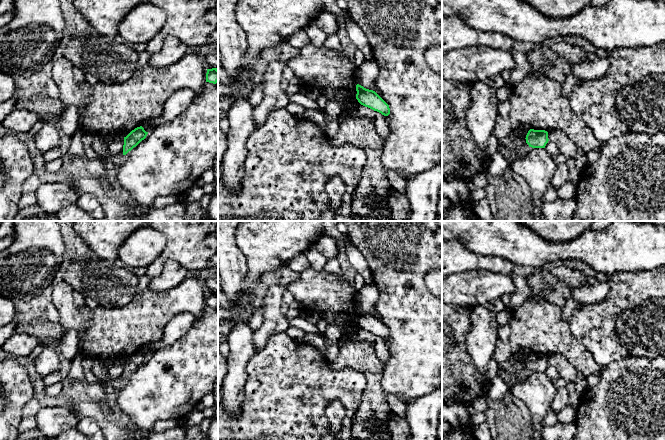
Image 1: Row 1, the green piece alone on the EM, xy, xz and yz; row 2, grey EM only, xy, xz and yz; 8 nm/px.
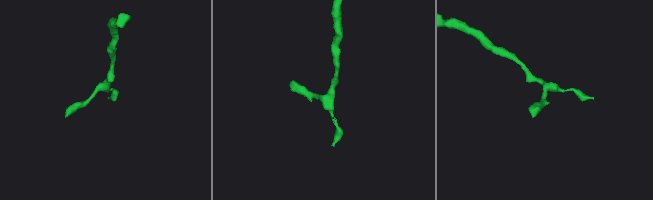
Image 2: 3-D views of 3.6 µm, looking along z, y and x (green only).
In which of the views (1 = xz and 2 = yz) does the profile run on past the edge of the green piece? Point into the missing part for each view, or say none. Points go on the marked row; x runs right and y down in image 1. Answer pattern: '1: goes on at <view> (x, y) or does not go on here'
1: does not go on here
2: does not go on here

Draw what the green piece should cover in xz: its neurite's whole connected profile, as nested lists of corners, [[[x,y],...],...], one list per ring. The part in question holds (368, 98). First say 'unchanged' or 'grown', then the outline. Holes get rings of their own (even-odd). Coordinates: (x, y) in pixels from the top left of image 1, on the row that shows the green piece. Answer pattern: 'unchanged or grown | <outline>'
unchanged | [[[359,84],[356,85],[356,91],[356,99],[361,105],[377,111],[384,116],[390,114],[389,105],[375,91],[366,89]]]

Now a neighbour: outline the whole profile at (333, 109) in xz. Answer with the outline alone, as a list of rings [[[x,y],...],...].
[[[329,101],[323,113],[326,119],[326,134],[328,137],[334,136],[339,130],[339,117],[342,112],[341,104],[337,101]]]

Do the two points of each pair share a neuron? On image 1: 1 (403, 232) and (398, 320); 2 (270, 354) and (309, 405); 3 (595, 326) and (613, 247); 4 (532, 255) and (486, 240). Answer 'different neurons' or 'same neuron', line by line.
1: same neuron
2: same neuron
3: different neurons
4: same neuron

